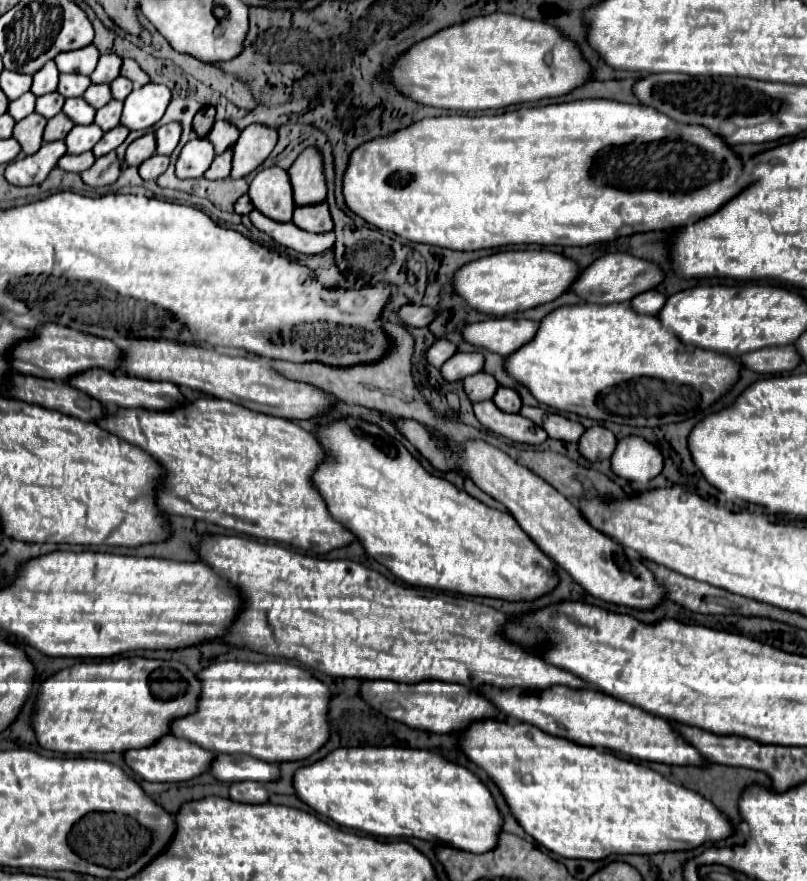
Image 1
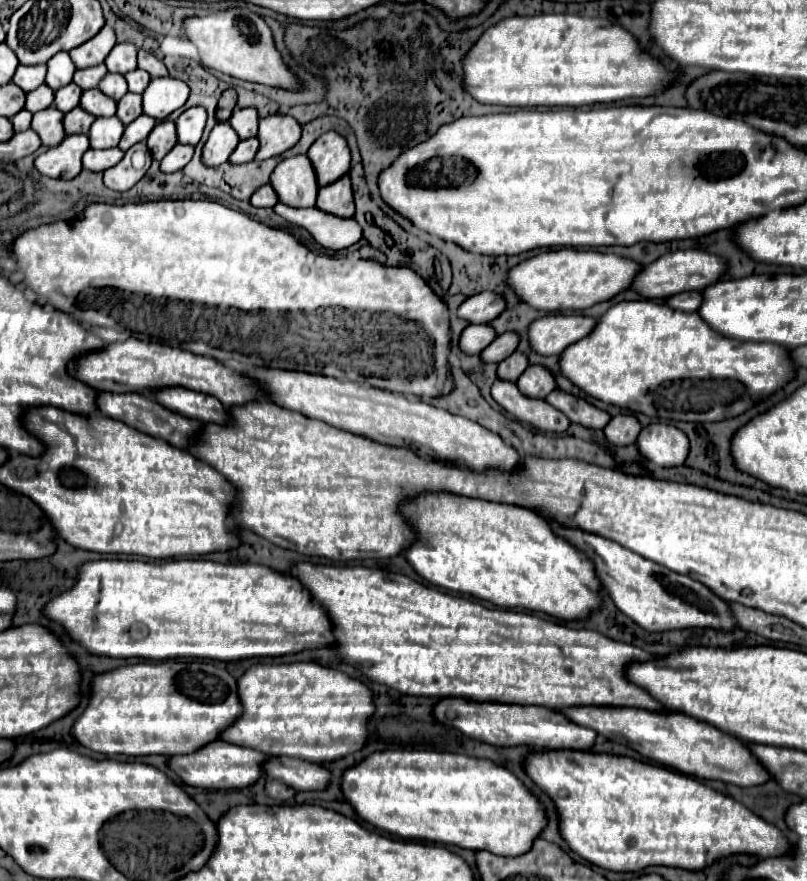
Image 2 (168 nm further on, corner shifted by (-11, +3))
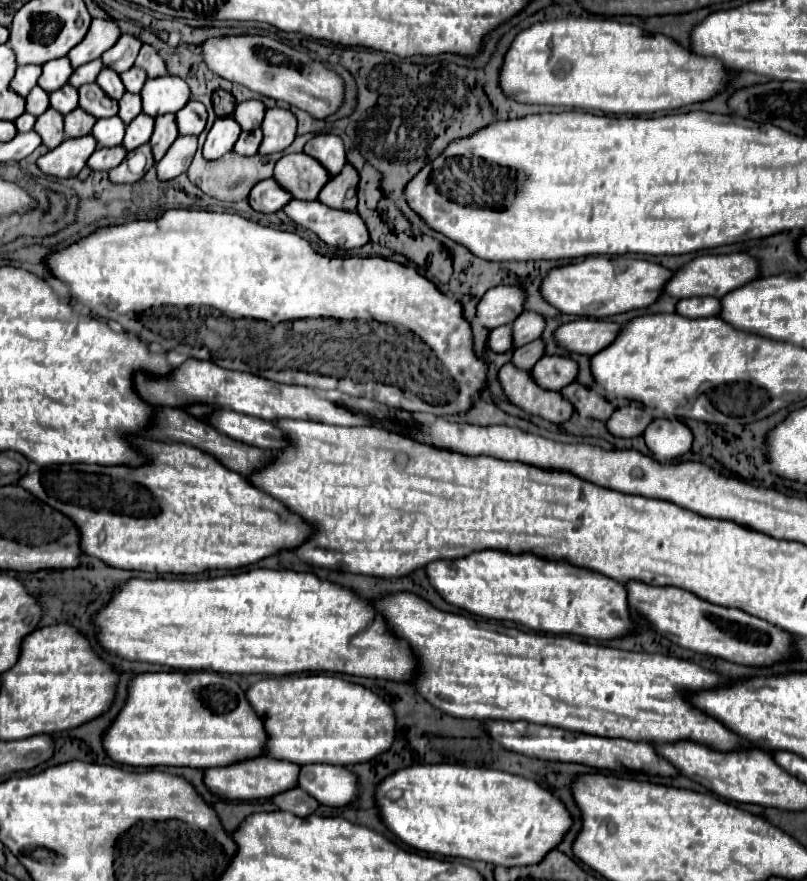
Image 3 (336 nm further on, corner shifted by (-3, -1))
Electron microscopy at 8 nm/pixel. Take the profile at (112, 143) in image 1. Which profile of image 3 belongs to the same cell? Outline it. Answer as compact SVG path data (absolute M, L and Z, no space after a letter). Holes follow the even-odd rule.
M139 114L139 118L135 118L129 126L127 126L127 132L125 132L125 140L123 140L123 146L127 150L135 150L137 146L149 142L151 134L153 134L153 118L147 116L147 114Z

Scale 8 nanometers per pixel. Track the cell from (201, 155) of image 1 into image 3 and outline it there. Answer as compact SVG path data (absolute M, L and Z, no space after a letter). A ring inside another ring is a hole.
M233 116L217 118L213 128L207 134L207 140L205 140L205 146L203 146L203 156L207 160L221 158L229 150L233 150L239 134L241 134L241 126L235 122Z

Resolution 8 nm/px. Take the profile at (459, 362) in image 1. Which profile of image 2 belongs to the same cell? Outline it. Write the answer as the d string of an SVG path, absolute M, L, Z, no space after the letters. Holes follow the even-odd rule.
M511 332L501 334L487 348L481 350L479 358L481 358L483 364L497 364L497 362L505 360L511 352L515 352L517 342L519 342L519 336L517 334L511 334Z

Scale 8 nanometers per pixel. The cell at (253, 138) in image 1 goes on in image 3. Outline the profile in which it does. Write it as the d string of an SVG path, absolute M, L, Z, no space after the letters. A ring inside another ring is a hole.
M269 108L261 128L263 128L263 144L259 148L259 154L283 152L295 138L297 118L291 110Z

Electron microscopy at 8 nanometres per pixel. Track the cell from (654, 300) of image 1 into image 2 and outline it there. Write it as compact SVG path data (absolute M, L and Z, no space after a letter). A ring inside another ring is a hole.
M679 292L679 294L671 296L669 300L665 300L665 304L671 306L673 310L695 312L701 304L701 292Z

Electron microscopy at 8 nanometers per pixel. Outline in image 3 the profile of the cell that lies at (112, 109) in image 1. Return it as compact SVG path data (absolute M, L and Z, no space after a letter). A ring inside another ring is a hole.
M125 92L123 98L119 100L119 116L123 118L125 124L129 124L139 114L141 114L141 96Z

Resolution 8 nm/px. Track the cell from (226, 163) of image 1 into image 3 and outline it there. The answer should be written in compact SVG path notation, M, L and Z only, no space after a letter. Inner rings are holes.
M261 128L257 130L251 130L251 132L241 132L237 144L235 144L235 152L241 154L241 156L253 156L257 154L259 146L261 146L261 140L263 140L263 132Z

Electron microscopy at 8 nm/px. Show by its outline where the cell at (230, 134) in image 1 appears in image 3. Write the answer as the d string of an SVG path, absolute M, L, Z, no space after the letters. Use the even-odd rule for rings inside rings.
M245 100L237 104L233 112L233 118L241 124L245 132L259 128L263 122L263 116L265 116L265 104L261 100Z

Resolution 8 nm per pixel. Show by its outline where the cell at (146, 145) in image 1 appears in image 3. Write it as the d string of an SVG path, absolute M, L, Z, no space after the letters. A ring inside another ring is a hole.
M163 114L163 116L155 118L155 130L149 140L155 162L159 162L165 156L165 152L169 150L169 146L175 142L177 136L179 136L179 132L177 132L177 124L175 124L175 114Z

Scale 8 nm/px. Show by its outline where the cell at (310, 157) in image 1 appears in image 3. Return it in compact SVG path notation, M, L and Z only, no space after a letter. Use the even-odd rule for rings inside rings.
M317 134L305 144L305 152L319 160L331 176L339 174L345 166L345 146L343 140L335 134Z

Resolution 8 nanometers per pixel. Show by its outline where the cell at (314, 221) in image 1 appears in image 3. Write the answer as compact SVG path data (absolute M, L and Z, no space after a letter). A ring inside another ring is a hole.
M347 164L343 166L341 174L331 178L323 186L319 200L331 208L353 212L357 208L357 194L355 194L357 184L359 184L359 174L351 164Z

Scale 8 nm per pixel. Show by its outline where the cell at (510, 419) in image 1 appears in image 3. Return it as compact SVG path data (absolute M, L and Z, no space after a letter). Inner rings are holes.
M507 362L499 370L499 382L507 394L507 398L523 408L529 414L541 416L549 422L563 424L571 418L575 408L571 402L567 402L557 390L545 390L537 382L533 382L531 372L515 368L511 362Z

